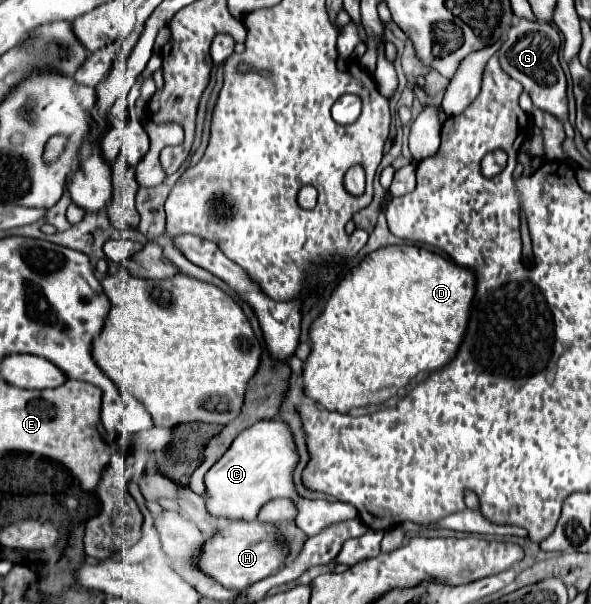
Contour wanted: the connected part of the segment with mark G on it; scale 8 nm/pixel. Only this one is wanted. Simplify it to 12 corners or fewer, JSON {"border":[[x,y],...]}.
{"border":[[519,20],[499,50],[501,68],[533,106],[559,118],[566,136],[561,36]]}

